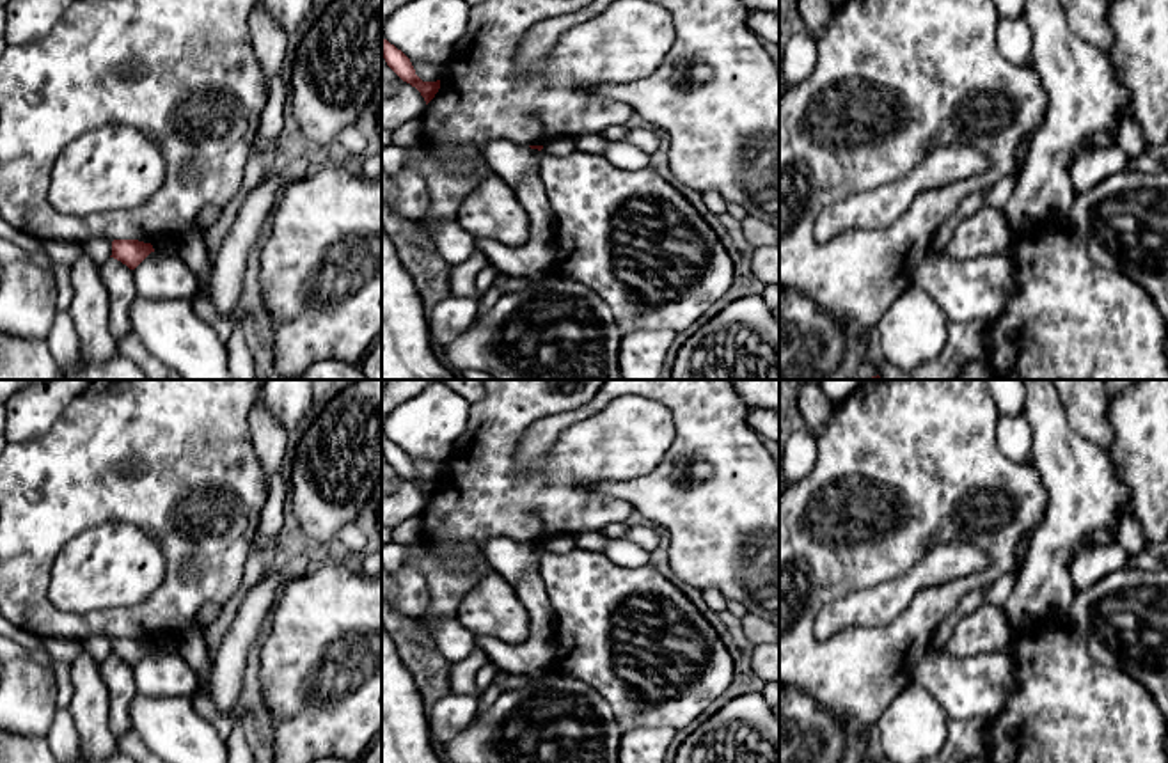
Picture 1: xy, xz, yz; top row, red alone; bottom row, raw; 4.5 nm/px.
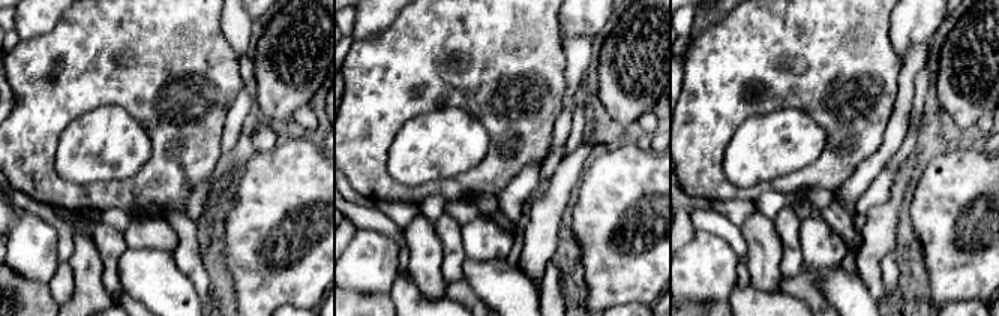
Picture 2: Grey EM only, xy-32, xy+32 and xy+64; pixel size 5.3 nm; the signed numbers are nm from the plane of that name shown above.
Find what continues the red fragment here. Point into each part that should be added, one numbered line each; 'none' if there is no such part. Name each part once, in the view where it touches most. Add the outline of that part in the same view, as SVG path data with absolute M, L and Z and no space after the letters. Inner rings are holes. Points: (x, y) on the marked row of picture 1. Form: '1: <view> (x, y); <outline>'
none

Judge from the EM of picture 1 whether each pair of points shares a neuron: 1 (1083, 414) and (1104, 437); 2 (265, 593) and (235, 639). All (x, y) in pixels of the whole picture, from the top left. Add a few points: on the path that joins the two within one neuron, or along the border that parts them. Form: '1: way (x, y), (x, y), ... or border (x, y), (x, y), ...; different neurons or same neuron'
1: way (1089, 419), (1099, 432); same neuron
2: way (258, 604), (245, 629); same neuron

